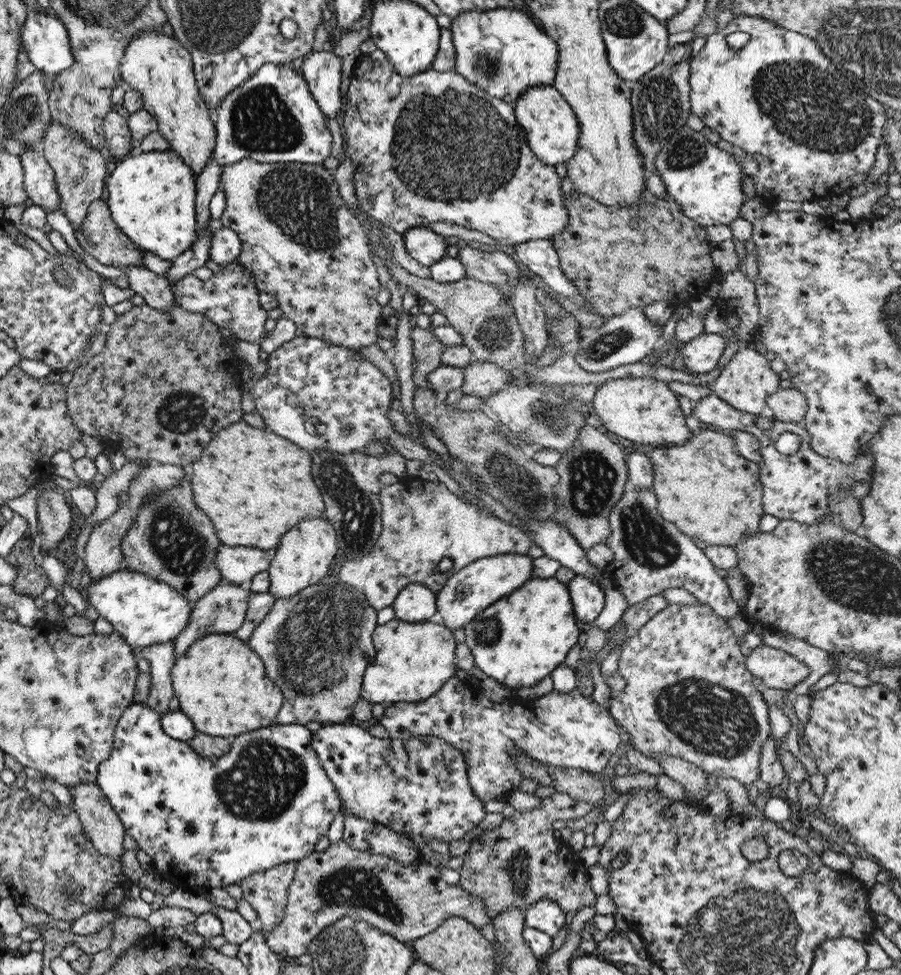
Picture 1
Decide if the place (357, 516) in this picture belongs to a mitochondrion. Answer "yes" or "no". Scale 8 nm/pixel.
yes

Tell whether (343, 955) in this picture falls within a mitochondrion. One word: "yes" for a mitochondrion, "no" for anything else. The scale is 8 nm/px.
yes

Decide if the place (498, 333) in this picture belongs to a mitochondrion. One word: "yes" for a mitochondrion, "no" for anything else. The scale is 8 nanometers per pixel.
yes

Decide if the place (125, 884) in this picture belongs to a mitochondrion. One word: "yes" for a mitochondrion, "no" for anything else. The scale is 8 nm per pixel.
no

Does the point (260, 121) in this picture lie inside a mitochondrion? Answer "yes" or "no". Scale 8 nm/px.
yes

